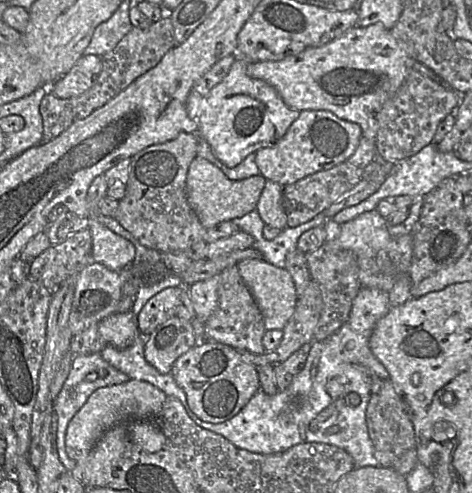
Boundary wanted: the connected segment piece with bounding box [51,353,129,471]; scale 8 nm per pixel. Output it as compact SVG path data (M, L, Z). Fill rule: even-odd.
M100 353L75 356L72 367L63 384L62 390L56 398L57 415L52 416L51 433L56 445L57 459L67 471L71 471L77 463L70 459L65 450L65 436L68 424L76 412L85 404L89 396L97 389L113 386L129 380L129 377L123 372L115 369L106 362Z

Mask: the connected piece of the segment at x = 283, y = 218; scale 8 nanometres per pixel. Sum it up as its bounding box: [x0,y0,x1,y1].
[255,180,288,230]

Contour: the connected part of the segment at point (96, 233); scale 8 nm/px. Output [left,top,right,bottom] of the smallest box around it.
[88,218,136,271]

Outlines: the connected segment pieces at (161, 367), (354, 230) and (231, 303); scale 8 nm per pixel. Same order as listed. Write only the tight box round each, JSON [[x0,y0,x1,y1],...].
[[144,316,196,373],[324,210,413,293],[204,265,266,354]]

